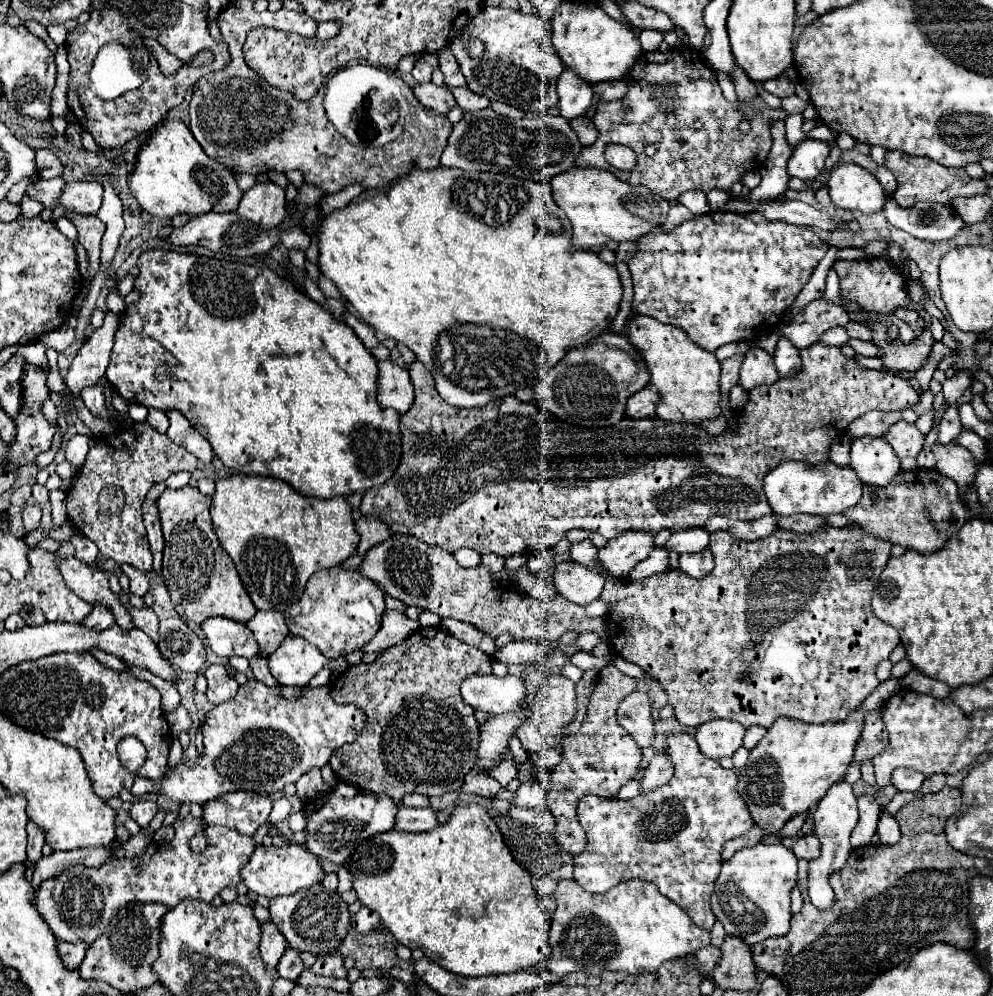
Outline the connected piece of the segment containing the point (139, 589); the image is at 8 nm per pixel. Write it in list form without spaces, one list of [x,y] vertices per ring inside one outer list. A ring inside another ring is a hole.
[[[124,564],[122,566],[124,574],[130,578],[130,590],[138,596],[144,596],[148,592],[148,582],[150,582],[150,576],[146,572],[140,572],[140,570],[134,570],[132,566]]]

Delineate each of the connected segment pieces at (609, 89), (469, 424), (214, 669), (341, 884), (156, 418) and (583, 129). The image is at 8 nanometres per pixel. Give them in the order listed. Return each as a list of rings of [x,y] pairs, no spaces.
[[[610,80],[606,84],[594,84],[592,90],[598,96],[598,100],[614,102],[614,100],[620,100],[626,96],[628,84],[626,84],[626,80]]]
[[[812,344],[810,348],[800,350],[802,356],[802,370],[792,376],[792,378],[780,378],[774,384],[768,386],[758,386],[749,392],[748,403],[736,412],[736,426],[732,428],[730,424],[724,428],[722,434],[710,436],[700,424],[678,424],[678,422],[664,422],[662,418],[622,418],[616,426],[610,428],[596,428],[596,430],[586,430],[572,426],[564,420],[558,420],[554,414],[546,412],[544,408],[538,408],[536,402],[520,402],[514,396],[506,396],[498,402],[490,402],[482,408],[454,408],[446,404],[434,386],[434,378],[430,372],[424,368],[422,362],[412,362],[410,364],[410,378],[416,390],[416,400],[412,408],[400,416],[400,432],[402,432],[402,456],[400,464],[394,472],[394,476],[378,488],[370,488],[364,492],[360,510],[364,516],[378,516],[384,520],[392,532],[398,534],[412,534],[418,540],[430,544],[430,546],[440,546],[448,552],[456,552],[462,546],[474,548],[480,554],[494,552],[498,556],[512,556],[512,554],[524,554],[528,550],[544,550],[556,546],[556,542],[566,534],[566,530],[572,528],[586,528],[586,530],[596,530],[600,532],[606,540],[616,538],[622,530],[650,530],[658,532],[662,528],[670,530],[680,530],[680,528],[694,528],[694,526],[704,526],[708,516],[730,516],[734,520],[756,520],[762,516],[768,516],[772,512],[764,492],[762,492],[762,480],[764,474],[768,474],[772,468],[776,468],[784,460],[802,460],[808,464],[820,464],[828,460],[828,446],[830,442],[844,432],[844,428],[856,420],[858,416],[866,414],[868,410],[902,410],[920,400],[918,392],[910,386],[908,380],[894,376],[890,372],[876,372],[868,368],[860,368],[854,360],[846,358],[840,348],[836,346],[824,346],[824,344]]]
[[[208,666],[208,670],[204,672],[204,676],[208,678],[208,690],[206,690],[206,696],[212,704],[222,704],[226,700],[232,700],[236,690],[238,690],[238,684],[236,680],[232,680],[226,672],[224,666]]]
[[[340,868],[338,870],[338,888],[336,888],[336,892],[342,894],[346,890],[352,890],[352,876],[350,876],[350,872],[346,868]]]
[[[156,408],[150,410],[146,422],[148,422],[154,430],[158,430],[158,432],[166,432],[166,430],[168,430],[168,418],[166,418],[166,414],[164,414],[164,412],[158,412]]]
[[[586,116],[574,118],[574,120],[570,120],[570,126],[574,128],[574,132],[578,134],[578,140],[582,140],[584,146],[590,146],[590,144],[596,142],[598,132],[596,132],[596,128],[594,128],[590,118],[586,118]]]

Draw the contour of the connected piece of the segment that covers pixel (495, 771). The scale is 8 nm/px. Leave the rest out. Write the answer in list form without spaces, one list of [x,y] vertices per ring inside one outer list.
[[[498,760],[498,764],[494,768],[490,768],[490,776],[506,788],[510,784],[510,780],[516,778],[516,768],[508,760]]]

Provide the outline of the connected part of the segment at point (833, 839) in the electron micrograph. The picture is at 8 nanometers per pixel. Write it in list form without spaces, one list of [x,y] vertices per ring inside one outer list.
[[[836,782],[826,792],[826,796],[818,802],[818,808],[812,818],[814,818],[814,834],[818,836],[820,844],[822,844],[822,854],[816,860],[810,860],[808,896],[818,910],[826,910],[826,908],[834,906],[834,890],[828,884],[828,874],[834,870],[840,870],[846,864],[850,850],[852,850],[850,832],[858,824],[858,808],[856,808],[856,798],[852,794],[852,786],[848,782]]]

